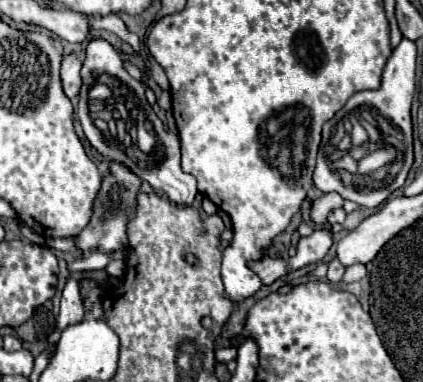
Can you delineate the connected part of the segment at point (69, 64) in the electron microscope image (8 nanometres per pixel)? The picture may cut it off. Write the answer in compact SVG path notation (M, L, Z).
M70 54L62 60L62 70L60 70L60 78L62 78L62 88L64 94L68 98L74 98L80 90L80 66L82 60L76 54Z

